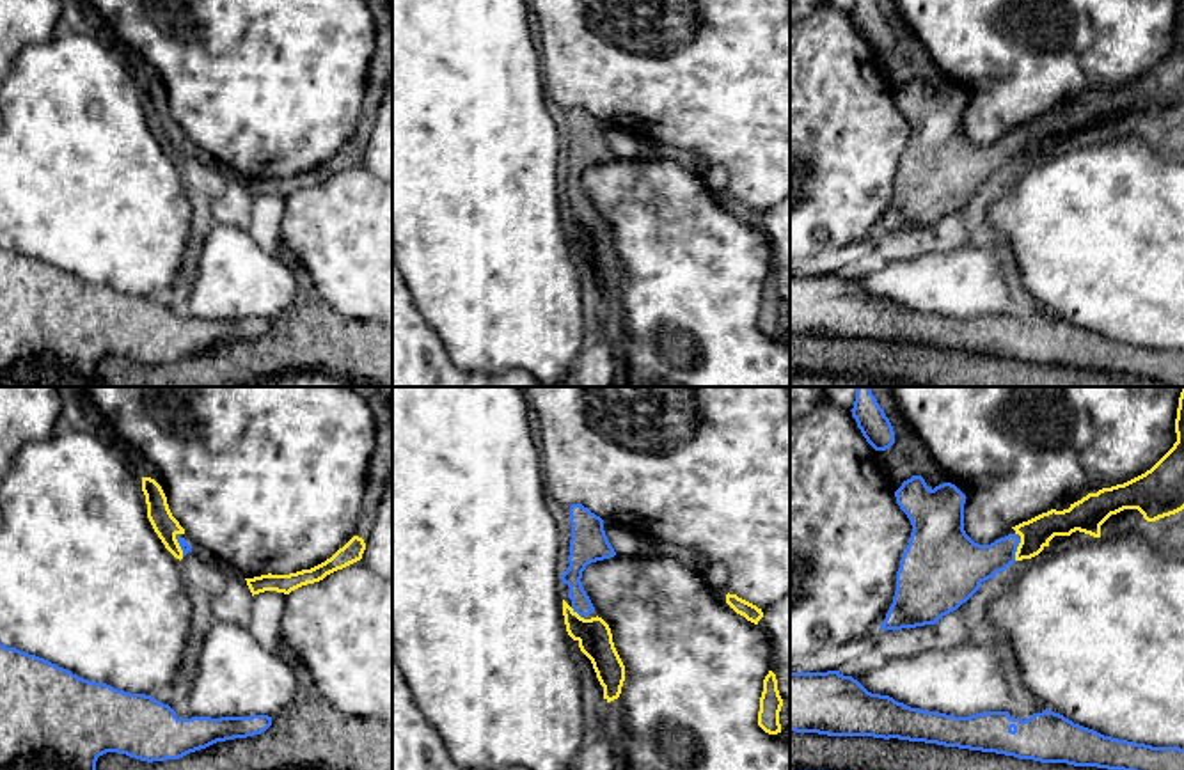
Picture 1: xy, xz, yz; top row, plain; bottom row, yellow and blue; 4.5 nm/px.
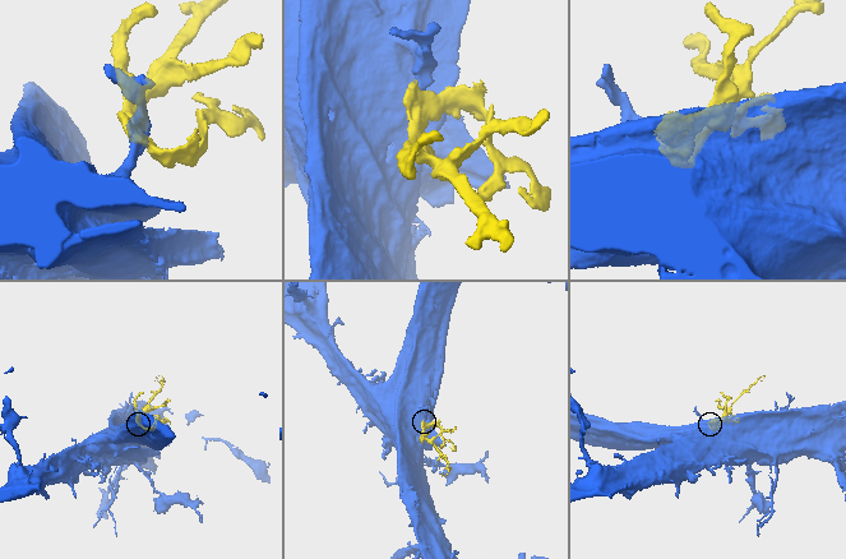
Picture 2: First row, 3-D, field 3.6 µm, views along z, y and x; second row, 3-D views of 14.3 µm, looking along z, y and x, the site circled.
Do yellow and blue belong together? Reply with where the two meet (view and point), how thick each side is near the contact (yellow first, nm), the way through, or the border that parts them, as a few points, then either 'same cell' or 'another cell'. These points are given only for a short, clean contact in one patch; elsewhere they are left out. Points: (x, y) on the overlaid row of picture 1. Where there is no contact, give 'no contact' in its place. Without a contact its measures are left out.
contact yz (1018, 550); calibres 140 and 220 nm; way yz (1037, 533), (1018, 550), (964, 565); same cell

